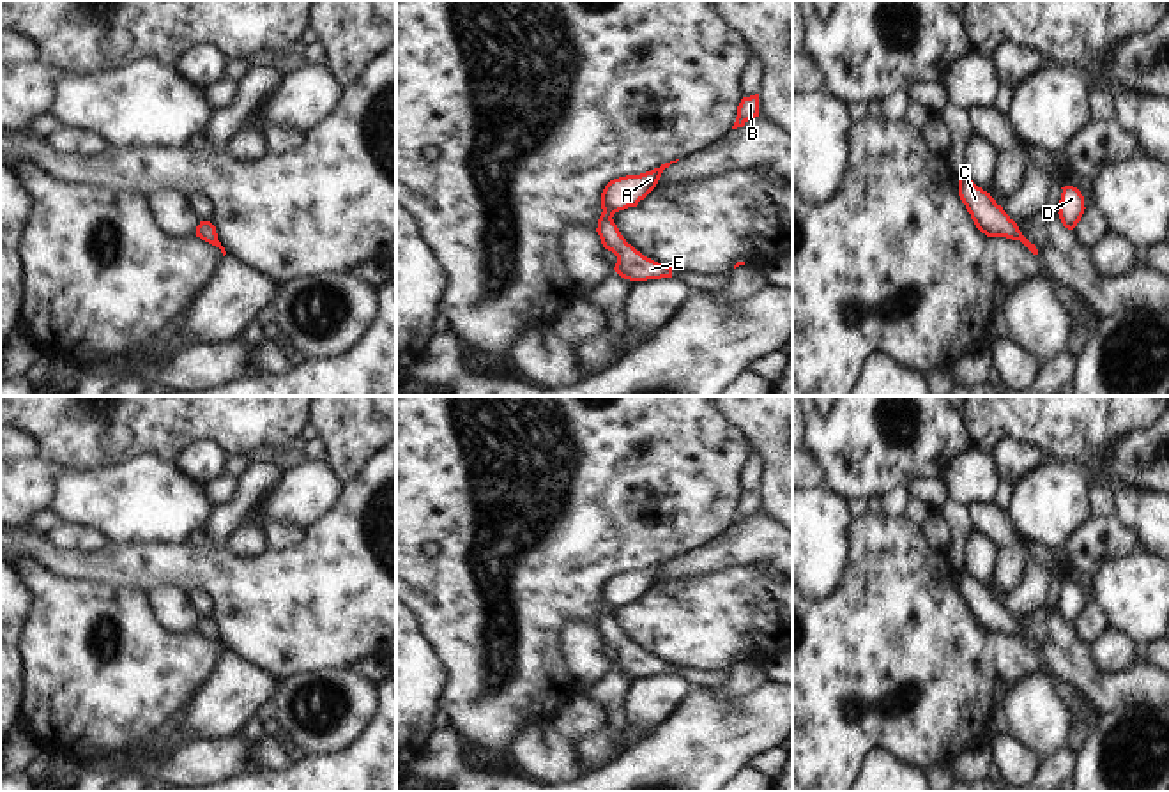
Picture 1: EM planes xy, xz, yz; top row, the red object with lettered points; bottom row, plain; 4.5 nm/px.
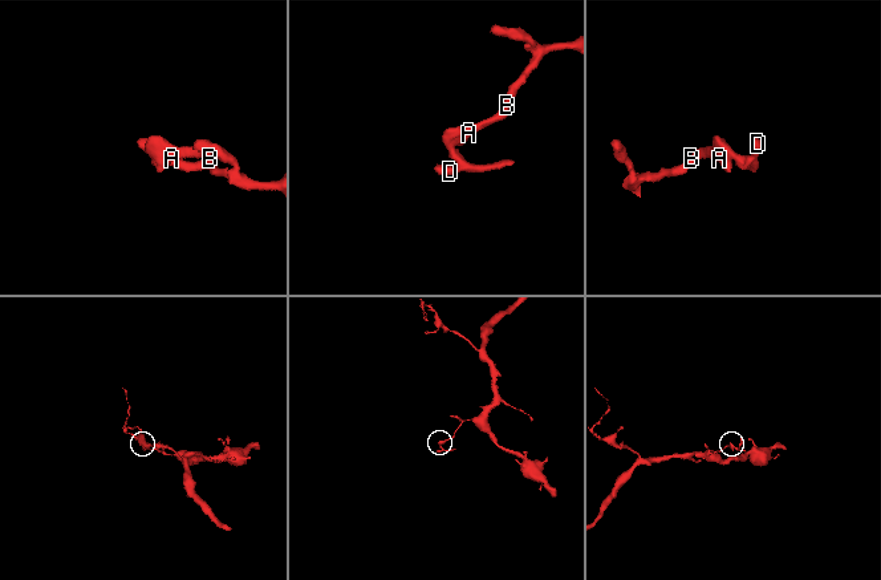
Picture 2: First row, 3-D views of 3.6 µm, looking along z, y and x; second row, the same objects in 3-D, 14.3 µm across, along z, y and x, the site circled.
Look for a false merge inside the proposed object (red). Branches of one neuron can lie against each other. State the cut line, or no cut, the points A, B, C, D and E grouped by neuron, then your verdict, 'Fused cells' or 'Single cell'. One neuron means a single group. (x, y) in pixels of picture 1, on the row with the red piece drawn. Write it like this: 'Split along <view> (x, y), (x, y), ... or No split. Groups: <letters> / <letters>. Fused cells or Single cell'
No split. Groups: A B C D E. Single cell

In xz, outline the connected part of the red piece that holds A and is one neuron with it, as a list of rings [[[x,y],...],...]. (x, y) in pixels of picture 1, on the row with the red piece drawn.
[[[679,159],[670,161],[670,163],[665,163],[665,164],[661,164],[660,168],[654,168],[654,170],[646,171],[646,173],[640,173],[640,175],[626,175],[626,177],[614,179],[614,180],[610,180],[610,182],[605,186],[605,189],[603,189],[603,193],[601,193],[601,209],[603,209],[603,212],[601,212],[600,219],[598,219],[598,228],[596,228],[596,232],[598,232],[600,239],[601,239],[603,248],[608,249],[608,251],[612,251],[612,253],[617,256],[617,263],[615,263],[615,267],[614,267],[614,270],[615,270],[621,278],[624,278],[624,279],[630,279],[630,281],[647,281],[647,279],[672,278],[672,267],[661,265],[661,263],[658,263],[658,262],[654,262],[654,260],[644,256],[644,255],[642,255],[640,251],[637,251],[631,244],[628,244],[626,239],[621,235],[621,232],[619,232],[619,228],[617,228],[617,225],[614,223],[612,217],[614,217],[614,214],[619,212],[619,210],[624,210],[624,209],[628,209],[628,207],[637,207],[638,202],[644,200],[644,198],[656,187],[660,177],[661,177],[661,173],[663,173],[663,170],[669,168],[672,163],[677,163],[677,161],[679,161]]]

